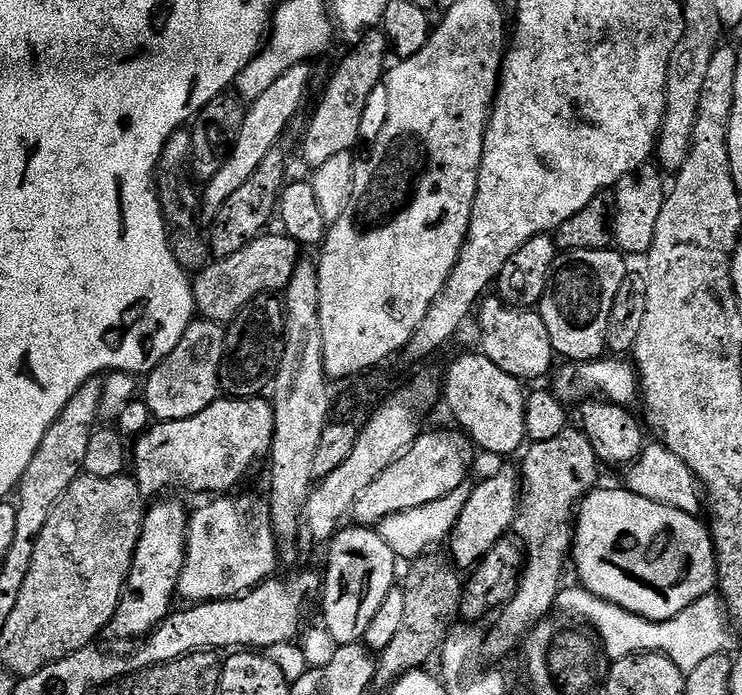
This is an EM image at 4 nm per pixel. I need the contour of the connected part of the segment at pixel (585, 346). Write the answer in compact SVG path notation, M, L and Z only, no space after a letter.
M603 248L567 253L552 270L548 289L540 299L538 311L557 357L568 362L591 362L605 355L608 346L610 314L618 286L630 274L619 251Z

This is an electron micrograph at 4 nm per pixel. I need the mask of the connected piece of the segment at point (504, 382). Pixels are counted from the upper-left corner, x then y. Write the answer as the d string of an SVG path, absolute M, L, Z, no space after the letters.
M475 355L460 356L449 366L448 374L442 378L443 403L448 403L453 418L461 424L457 425L479 451L481 448L492 456L512 456L528 440L525 385L506 374L506 370L498 370L490 358Z

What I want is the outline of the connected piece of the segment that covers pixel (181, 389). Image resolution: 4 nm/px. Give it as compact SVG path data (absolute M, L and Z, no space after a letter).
M203 318L193 319L192 325L182 334L182 342L170 350L170 354L159 364L153 372L147 373L142 384L142 398L146 406L152 411L157 421L181 420L182 418L194 418L194 414L202 414L206 406L210 406L221 395L220 367L224 361L224 338L226 328L223 324L215 324Z

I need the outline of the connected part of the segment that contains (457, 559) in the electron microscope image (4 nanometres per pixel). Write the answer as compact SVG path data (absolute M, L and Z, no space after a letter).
M515 467L500 468L493 476L486 477L480 485L477 483L470 498L466 498L466 506L462 506L462 514L450 537L451 563L460 570L475 568L489 550L513 531L519 509L520 473Z

